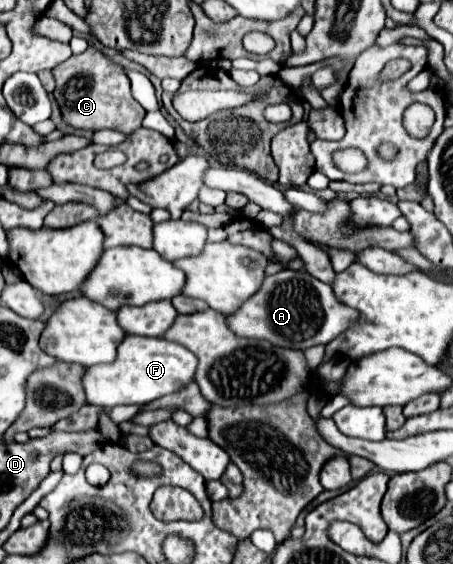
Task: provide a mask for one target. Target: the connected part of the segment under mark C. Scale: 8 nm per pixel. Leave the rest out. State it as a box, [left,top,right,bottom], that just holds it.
[52,48,144,134]

